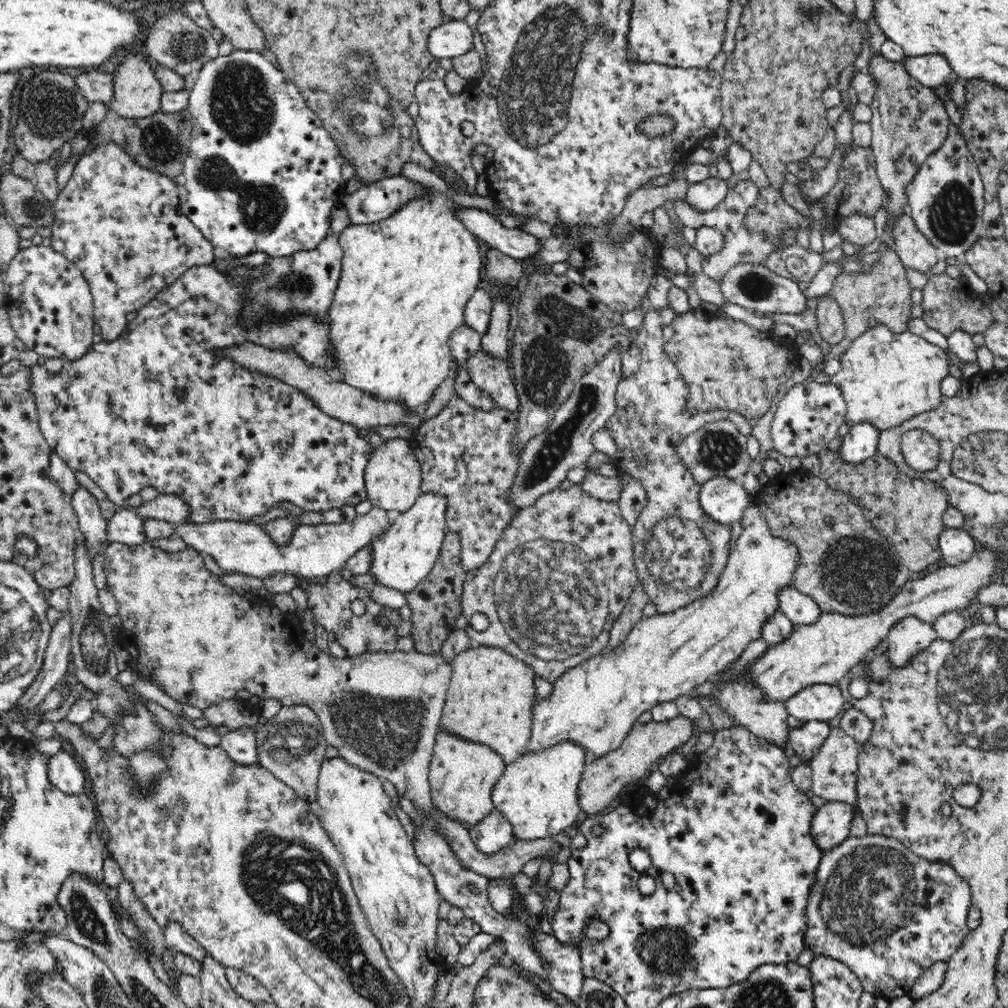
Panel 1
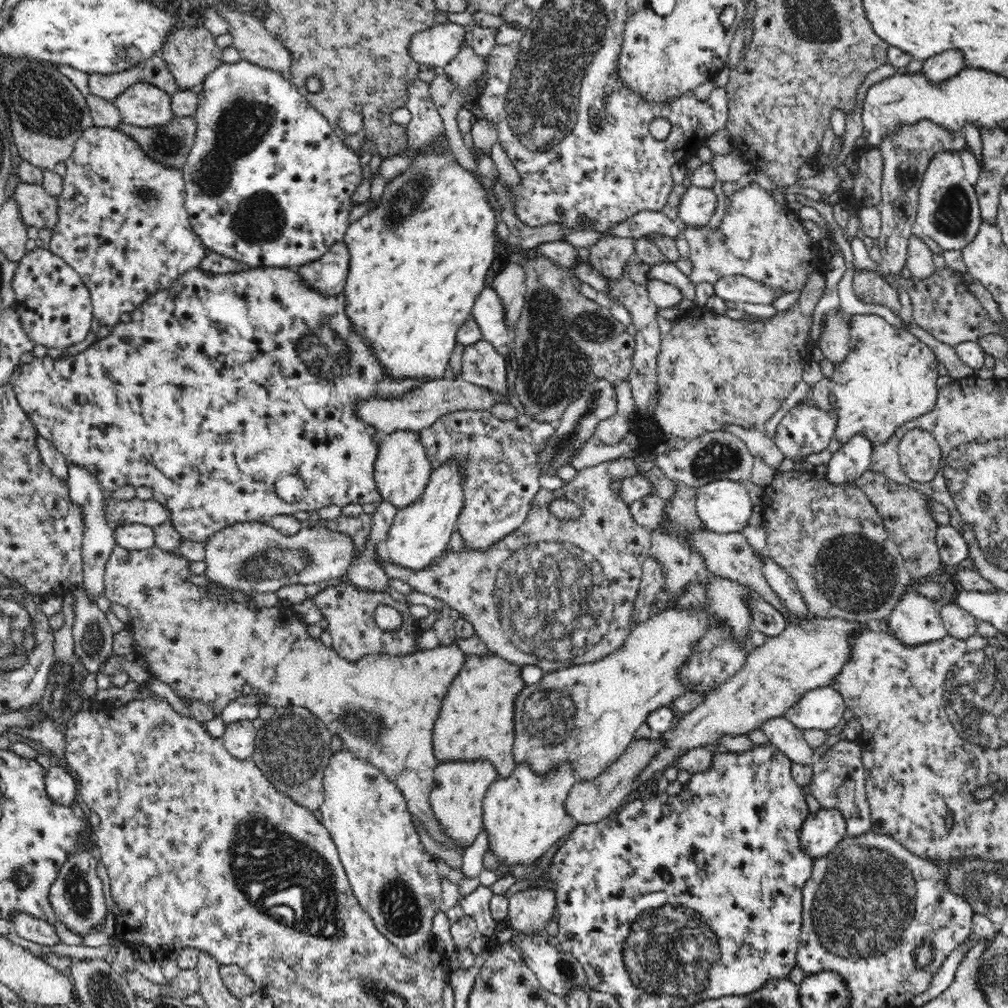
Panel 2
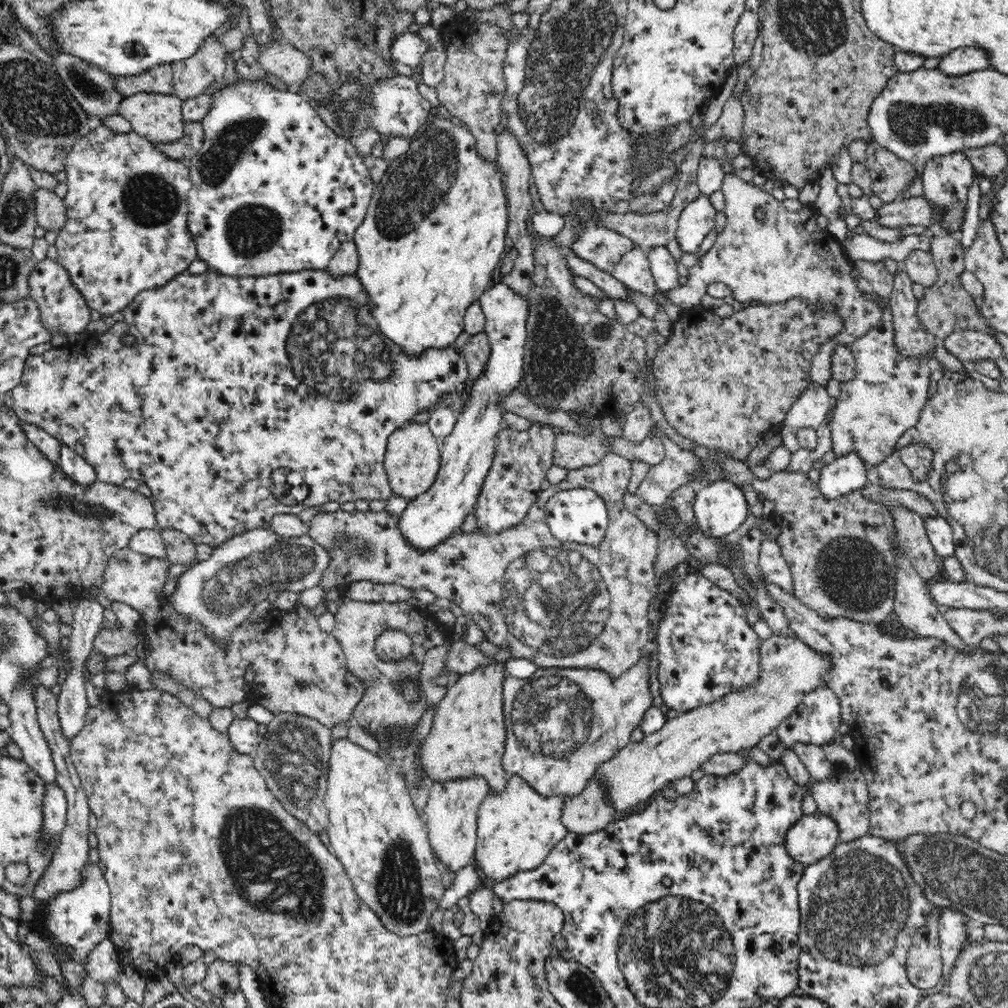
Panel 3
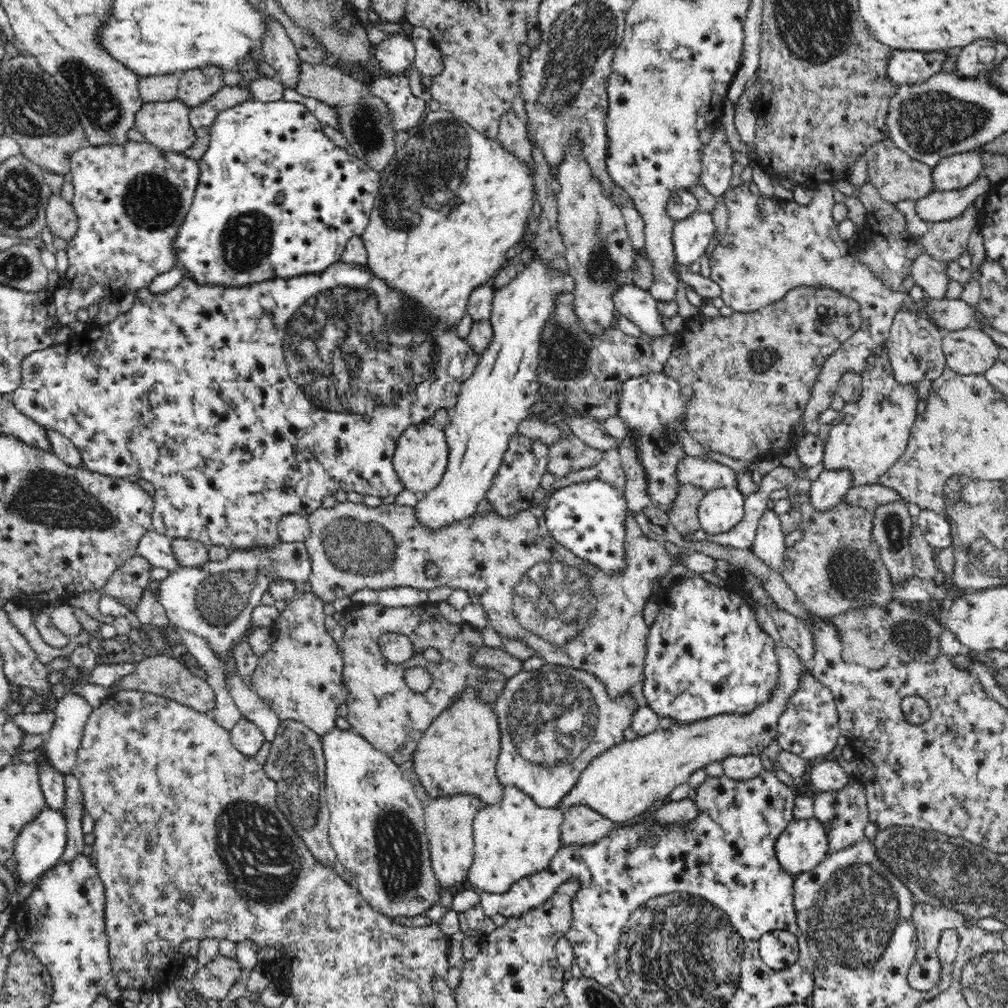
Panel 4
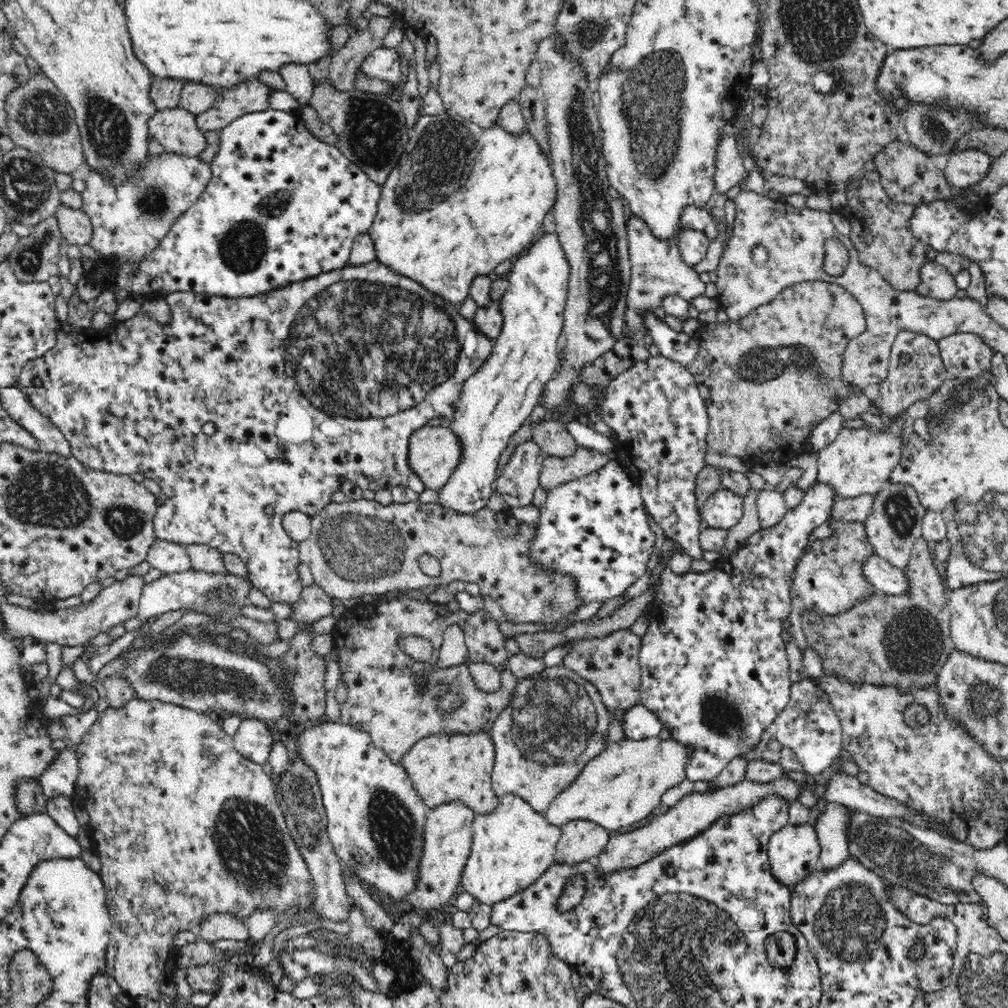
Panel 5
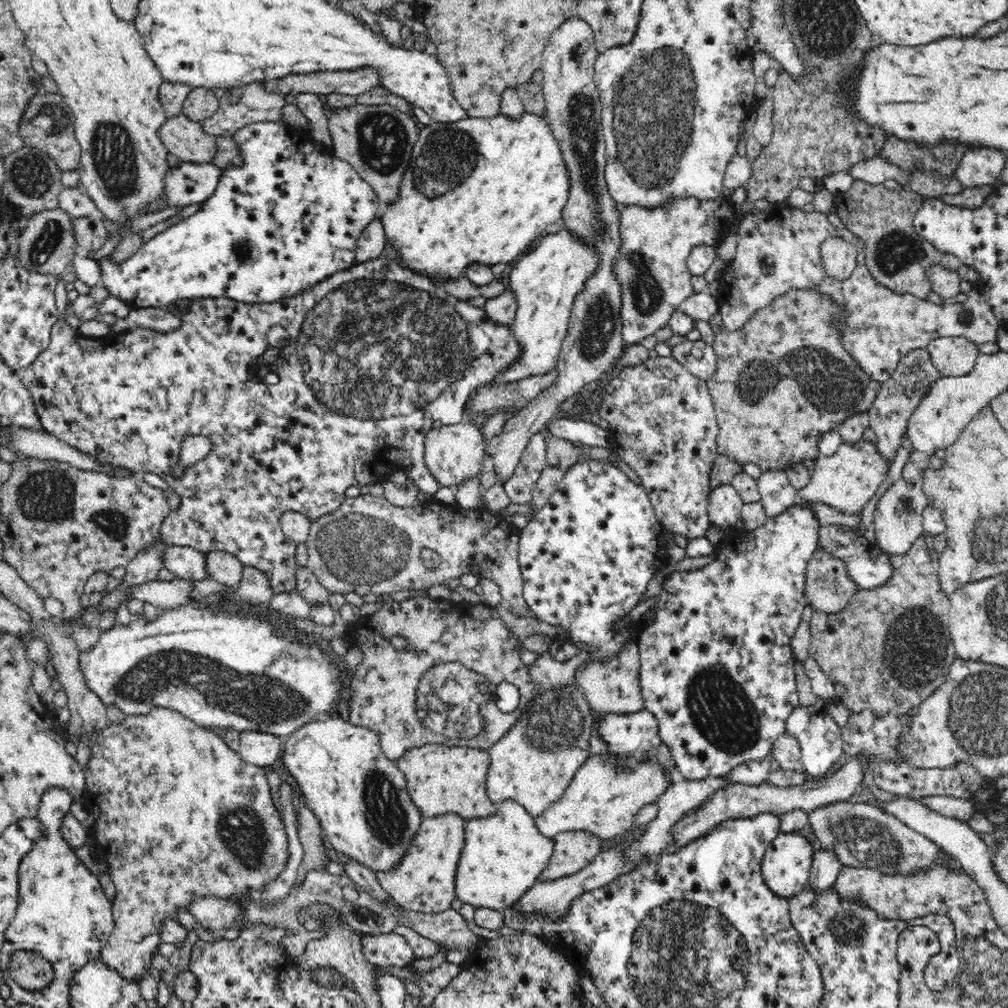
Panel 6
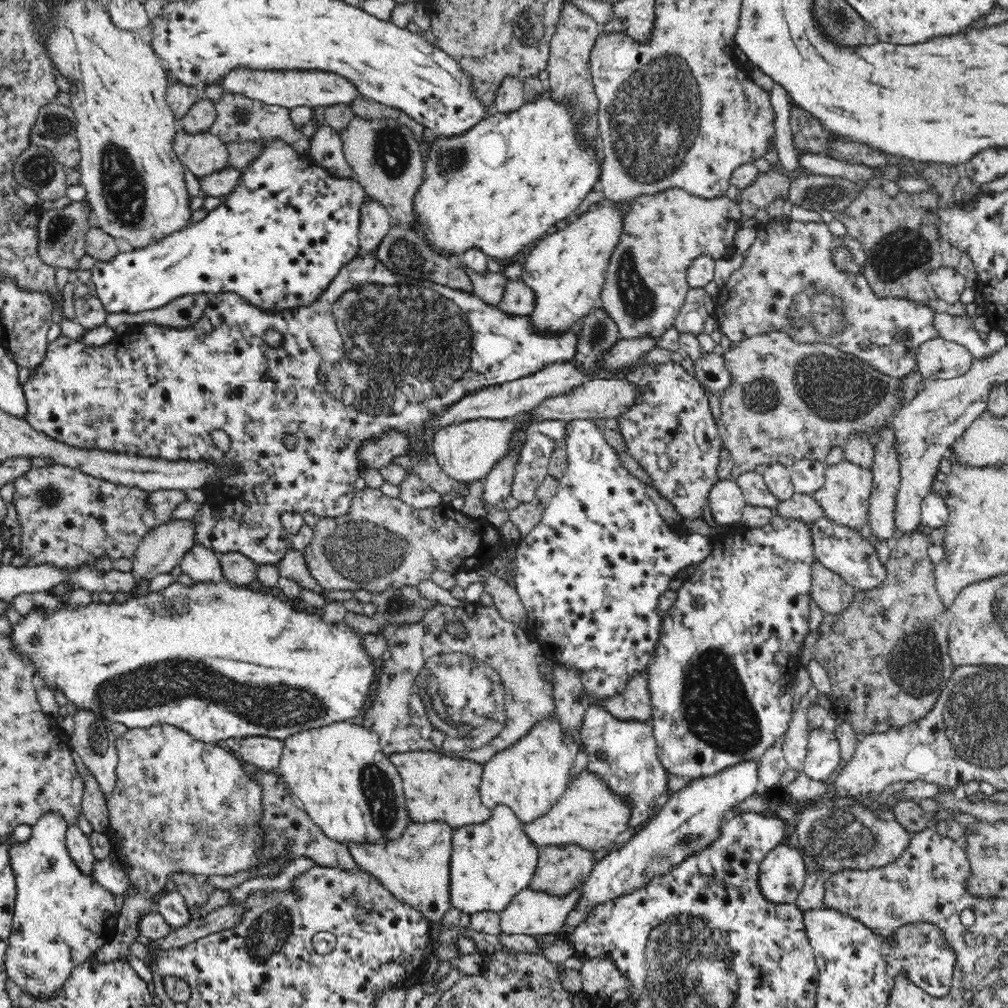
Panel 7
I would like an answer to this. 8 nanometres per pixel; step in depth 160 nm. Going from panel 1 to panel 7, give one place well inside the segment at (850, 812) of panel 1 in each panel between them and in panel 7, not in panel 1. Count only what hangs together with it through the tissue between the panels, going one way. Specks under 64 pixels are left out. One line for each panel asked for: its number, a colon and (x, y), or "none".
2: (822, 830)
3: (808, 840)
4: (803, 845)
5: (793, 852)
6: (785, 868)
7: (781, 876)

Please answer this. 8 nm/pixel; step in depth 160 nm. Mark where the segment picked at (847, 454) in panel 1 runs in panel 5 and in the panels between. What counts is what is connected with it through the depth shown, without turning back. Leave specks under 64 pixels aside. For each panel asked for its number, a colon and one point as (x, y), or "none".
2: (850, 463)
3: (847, 474)
4: (829, 490)
5: (714, 669)

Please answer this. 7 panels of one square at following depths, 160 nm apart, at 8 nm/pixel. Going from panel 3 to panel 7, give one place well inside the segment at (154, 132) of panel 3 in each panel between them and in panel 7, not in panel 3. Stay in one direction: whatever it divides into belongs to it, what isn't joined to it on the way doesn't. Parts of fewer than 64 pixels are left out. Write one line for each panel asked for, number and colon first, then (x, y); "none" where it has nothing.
4: (166, 124)
5: (176, 129)
6: (184, 138)
7: (203, 154)

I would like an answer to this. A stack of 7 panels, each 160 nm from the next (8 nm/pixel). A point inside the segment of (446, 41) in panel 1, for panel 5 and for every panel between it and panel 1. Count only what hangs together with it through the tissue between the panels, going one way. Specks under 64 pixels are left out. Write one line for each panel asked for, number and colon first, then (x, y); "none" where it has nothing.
2: (436, 46)
3: (407, 48)
4: (393, 55)
5: (383, 64)

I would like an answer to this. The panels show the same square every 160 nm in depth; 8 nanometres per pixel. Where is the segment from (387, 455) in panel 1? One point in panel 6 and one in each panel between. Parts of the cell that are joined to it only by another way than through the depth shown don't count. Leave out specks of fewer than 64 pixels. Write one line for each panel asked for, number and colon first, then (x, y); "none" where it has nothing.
2: (402, 471)
3: (412, 461)
4: (422, 453)
5: (434, 452)
6: (454, 454)

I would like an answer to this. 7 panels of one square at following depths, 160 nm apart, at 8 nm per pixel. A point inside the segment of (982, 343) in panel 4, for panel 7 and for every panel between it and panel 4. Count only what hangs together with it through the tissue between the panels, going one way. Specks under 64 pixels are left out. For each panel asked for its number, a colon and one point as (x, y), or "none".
5: (965, 356)
6: (953, 356)
7: (938, 358)

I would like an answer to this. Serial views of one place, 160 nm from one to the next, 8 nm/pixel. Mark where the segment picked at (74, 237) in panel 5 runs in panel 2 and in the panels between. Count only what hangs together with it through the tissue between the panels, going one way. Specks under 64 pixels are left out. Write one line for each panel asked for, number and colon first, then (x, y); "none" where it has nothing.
2: (37, 207)
3: (50, 209)
4: (62, 221)

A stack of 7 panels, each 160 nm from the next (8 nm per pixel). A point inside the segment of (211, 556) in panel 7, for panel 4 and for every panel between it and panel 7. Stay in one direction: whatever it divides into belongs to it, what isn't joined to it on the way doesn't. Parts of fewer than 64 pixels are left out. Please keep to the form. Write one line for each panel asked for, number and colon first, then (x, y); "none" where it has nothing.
4: (156, 548)
5: (169, 557)
6: (190, 564)

